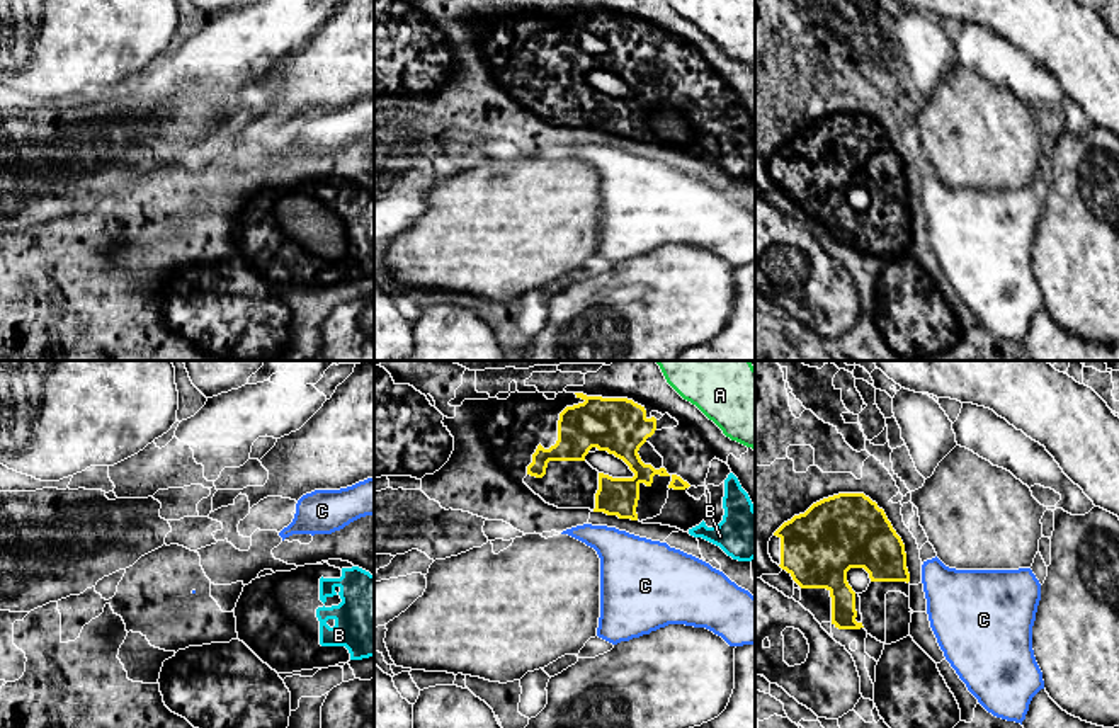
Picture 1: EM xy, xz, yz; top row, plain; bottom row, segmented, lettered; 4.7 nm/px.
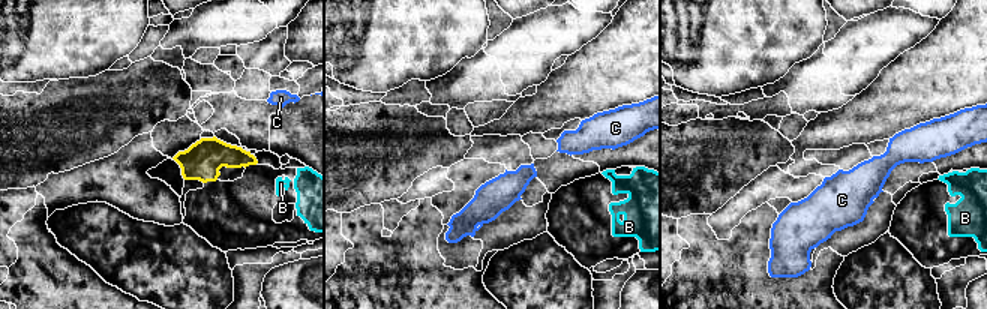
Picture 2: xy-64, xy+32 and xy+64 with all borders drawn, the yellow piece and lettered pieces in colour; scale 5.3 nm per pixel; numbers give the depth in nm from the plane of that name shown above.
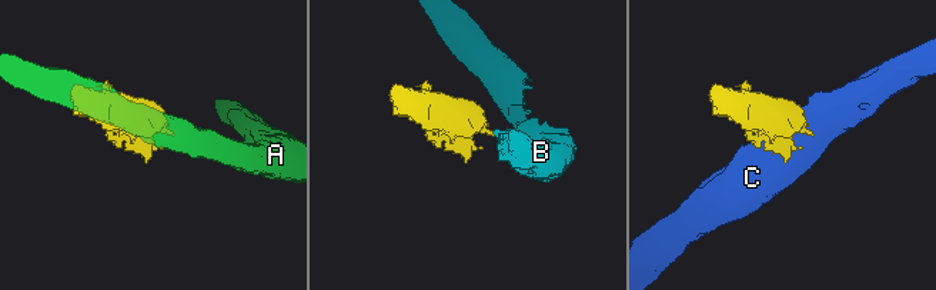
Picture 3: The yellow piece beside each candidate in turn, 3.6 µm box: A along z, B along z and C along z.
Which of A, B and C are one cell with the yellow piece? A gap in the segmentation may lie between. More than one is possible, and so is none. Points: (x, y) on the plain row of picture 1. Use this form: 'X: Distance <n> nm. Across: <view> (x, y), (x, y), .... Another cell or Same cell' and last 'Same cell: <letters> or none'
A: Distance 160 nm. Across: xz (643, 26), (667, 0). Another cell
B: Distance 170 nm. Across: xz (689, 104), (725, 104). Same cell
C: Distance 50 nm. Across: xz (619, 136), (614, 147). Another cell
Same cell: B

